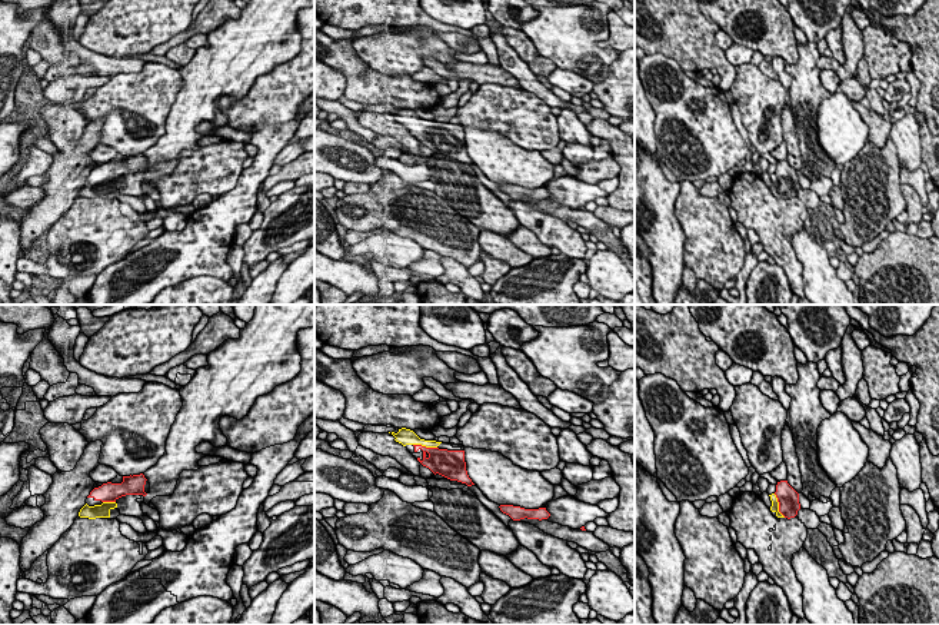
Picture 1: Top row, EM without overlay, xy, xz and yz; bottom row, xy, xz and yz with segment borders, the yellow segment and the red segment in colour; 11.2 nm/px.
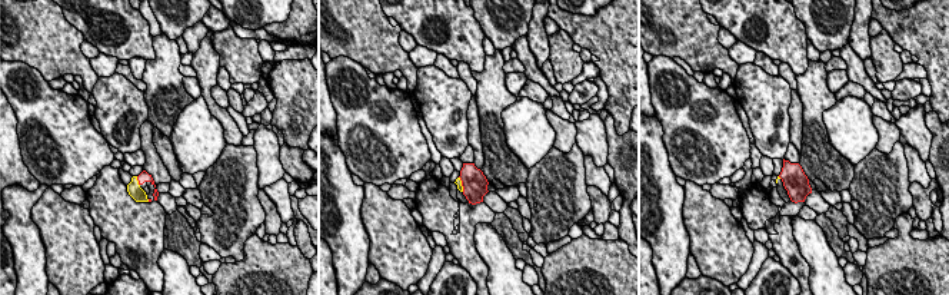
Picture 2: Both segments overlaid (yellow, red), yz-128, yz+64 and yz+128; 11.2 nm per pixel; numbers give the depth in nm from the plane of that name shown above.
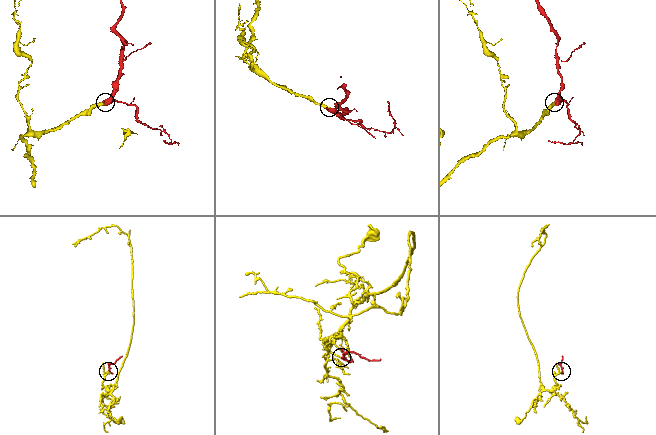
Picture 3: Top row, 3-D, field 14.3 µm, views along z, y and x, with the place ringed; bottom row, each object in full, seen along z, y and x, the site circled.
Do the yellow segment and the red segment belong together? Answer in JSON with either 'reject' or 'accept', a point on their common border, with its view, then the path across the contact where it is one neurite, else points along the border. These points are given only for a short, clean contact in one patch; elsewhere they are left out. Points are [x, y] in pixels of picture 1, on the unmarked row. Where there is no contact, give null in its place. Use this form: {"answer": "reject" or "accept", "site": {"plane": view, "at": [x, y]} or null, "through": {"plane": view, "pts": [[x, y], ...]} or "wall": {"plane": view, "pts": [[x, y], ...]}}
{"answer": "accept", "site": {"plane": "xz", "at": [425, 125]}, "through": {"plane": "xz", "pts": [[405, 116], [425, 125], [440, 140]]}}

